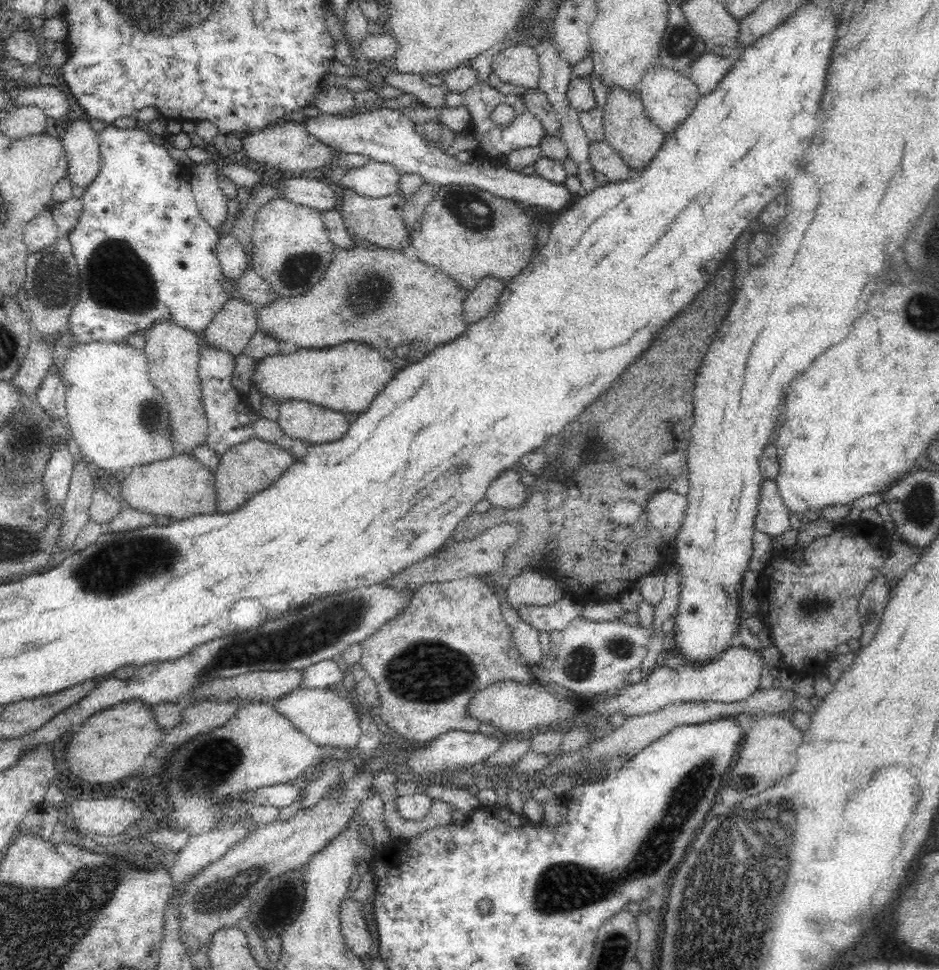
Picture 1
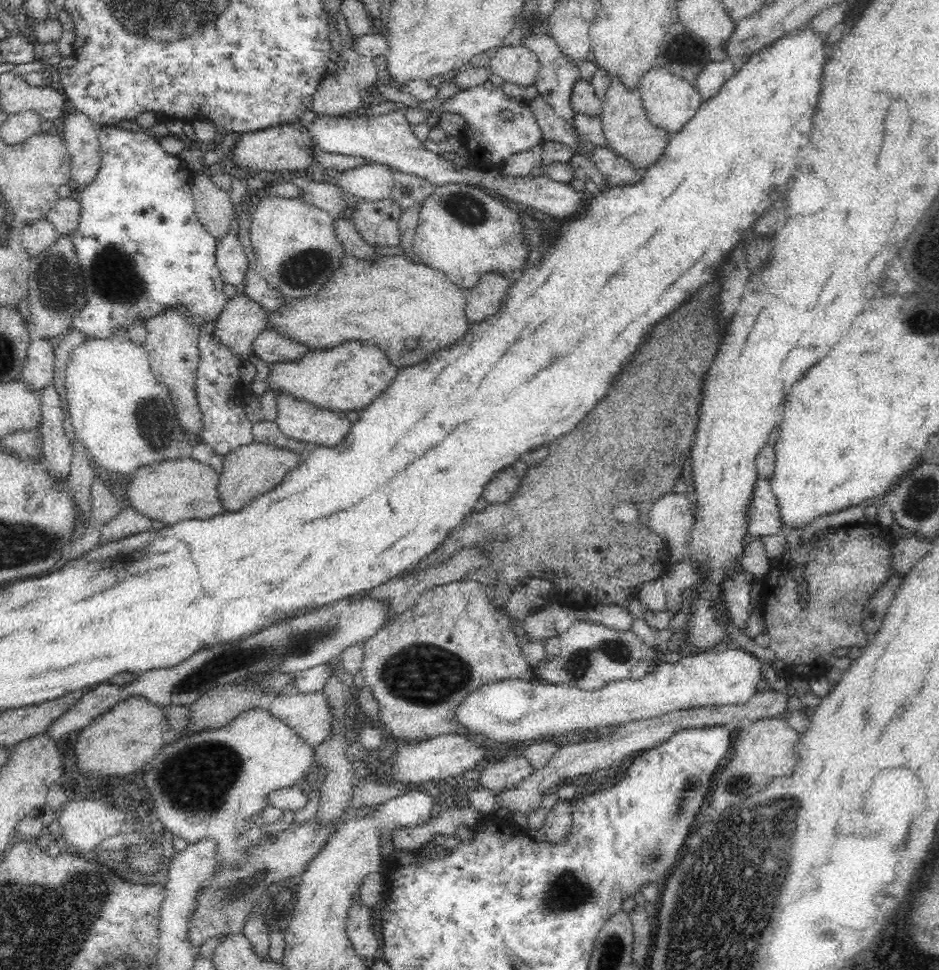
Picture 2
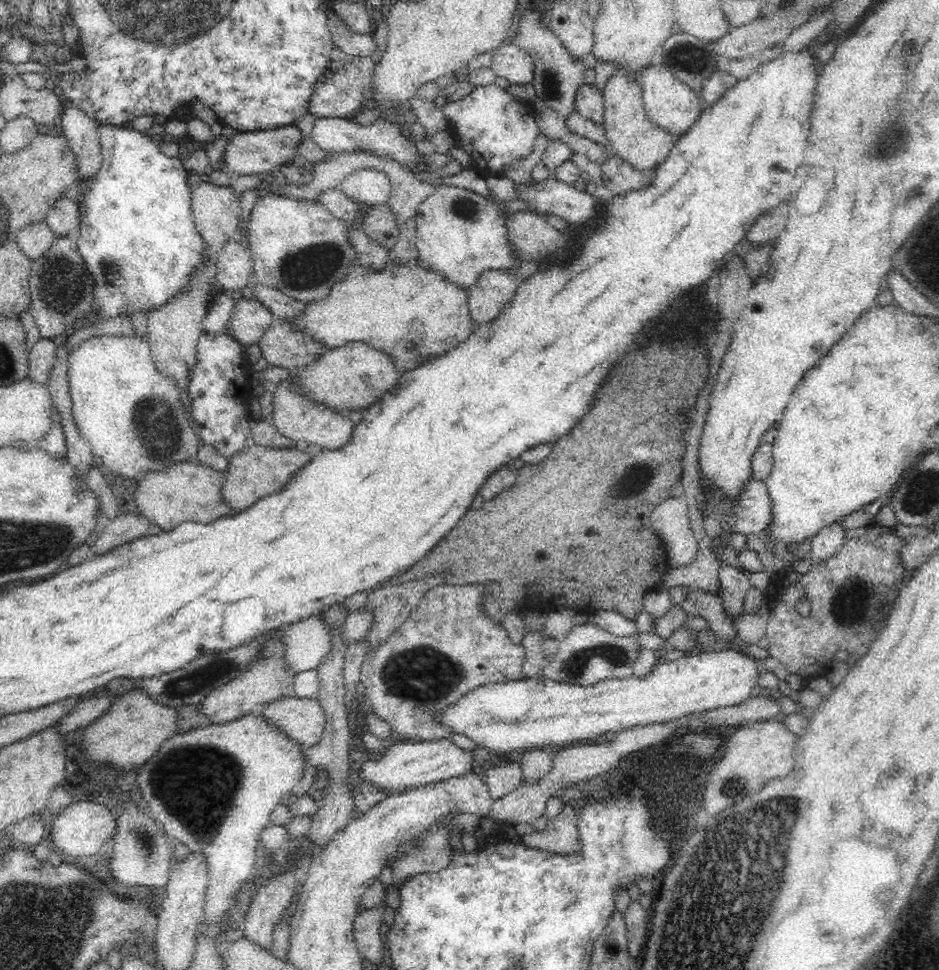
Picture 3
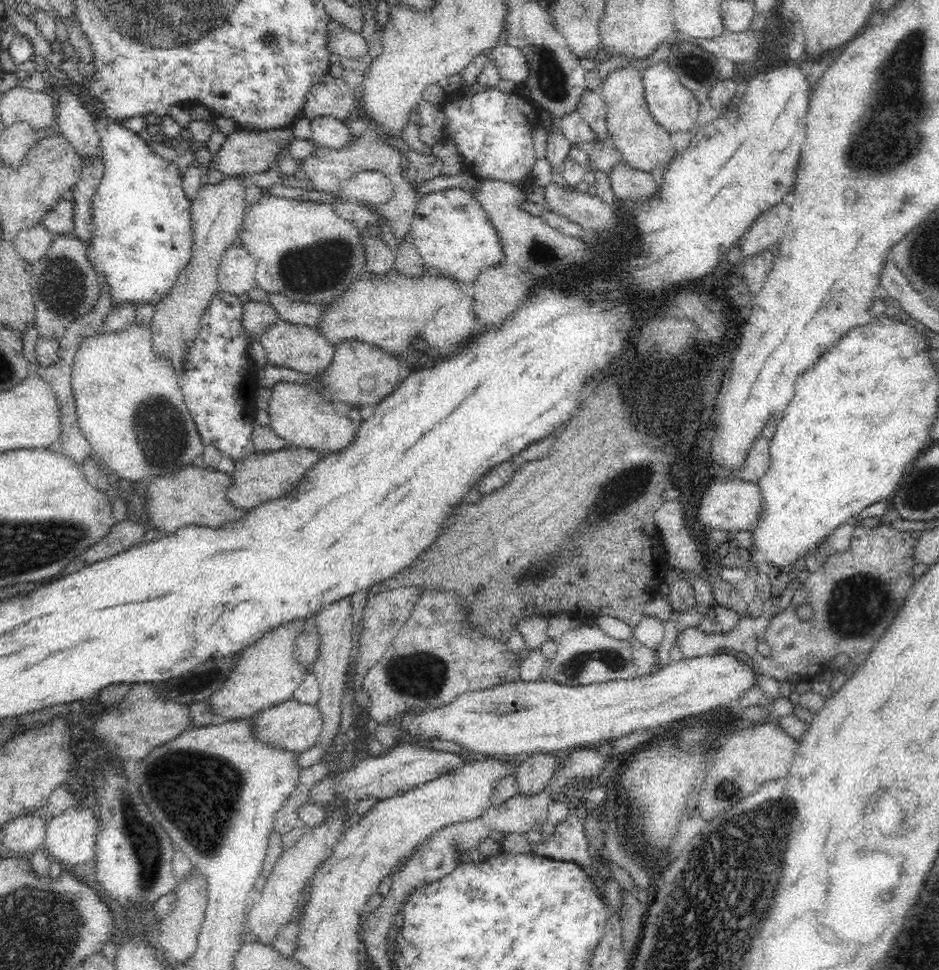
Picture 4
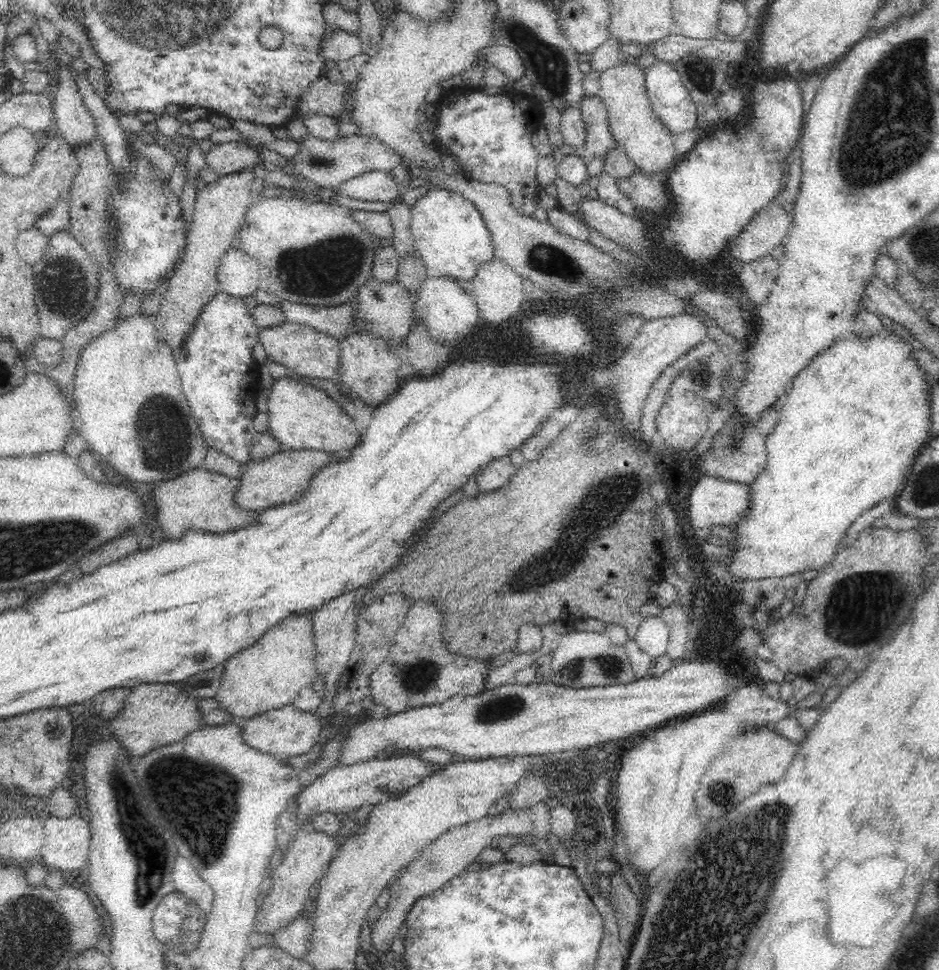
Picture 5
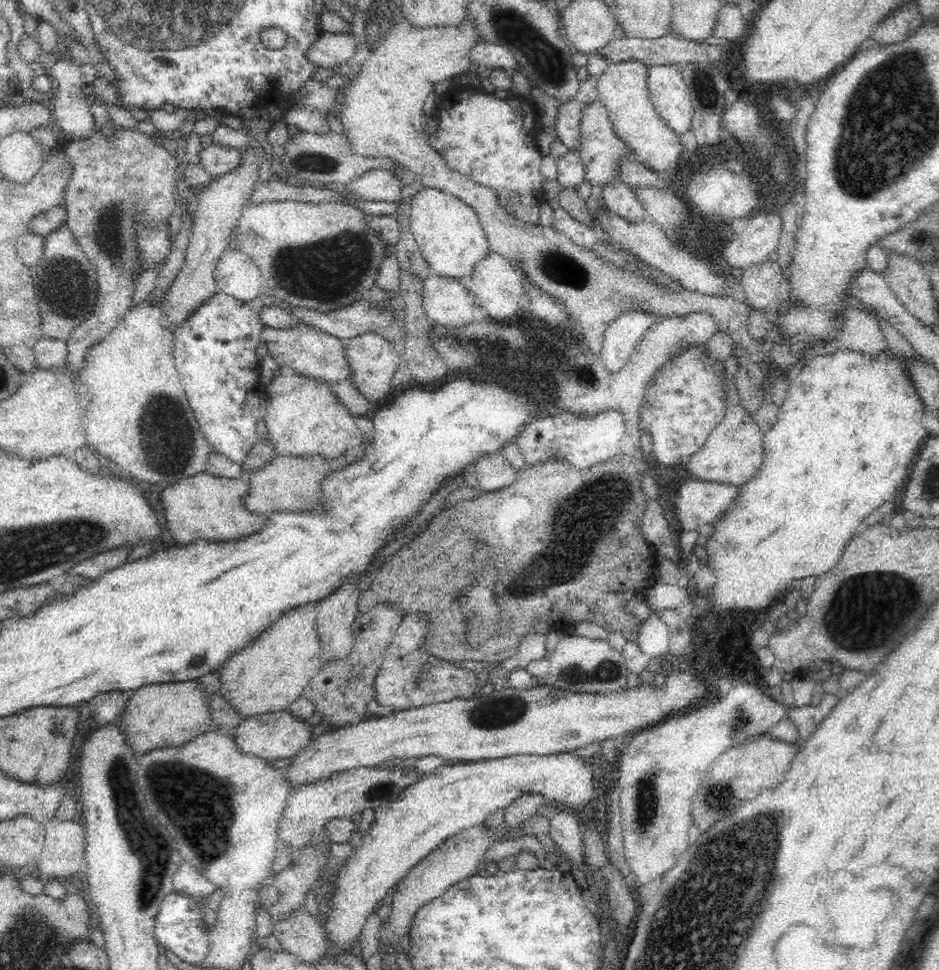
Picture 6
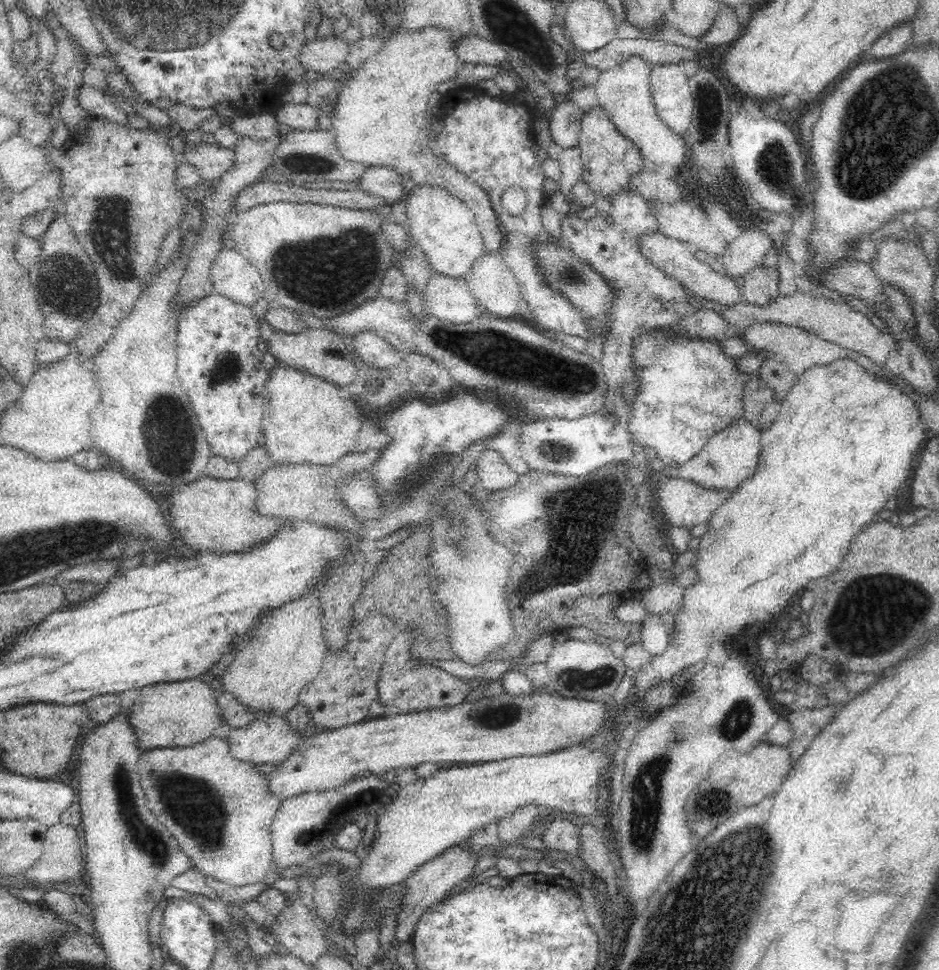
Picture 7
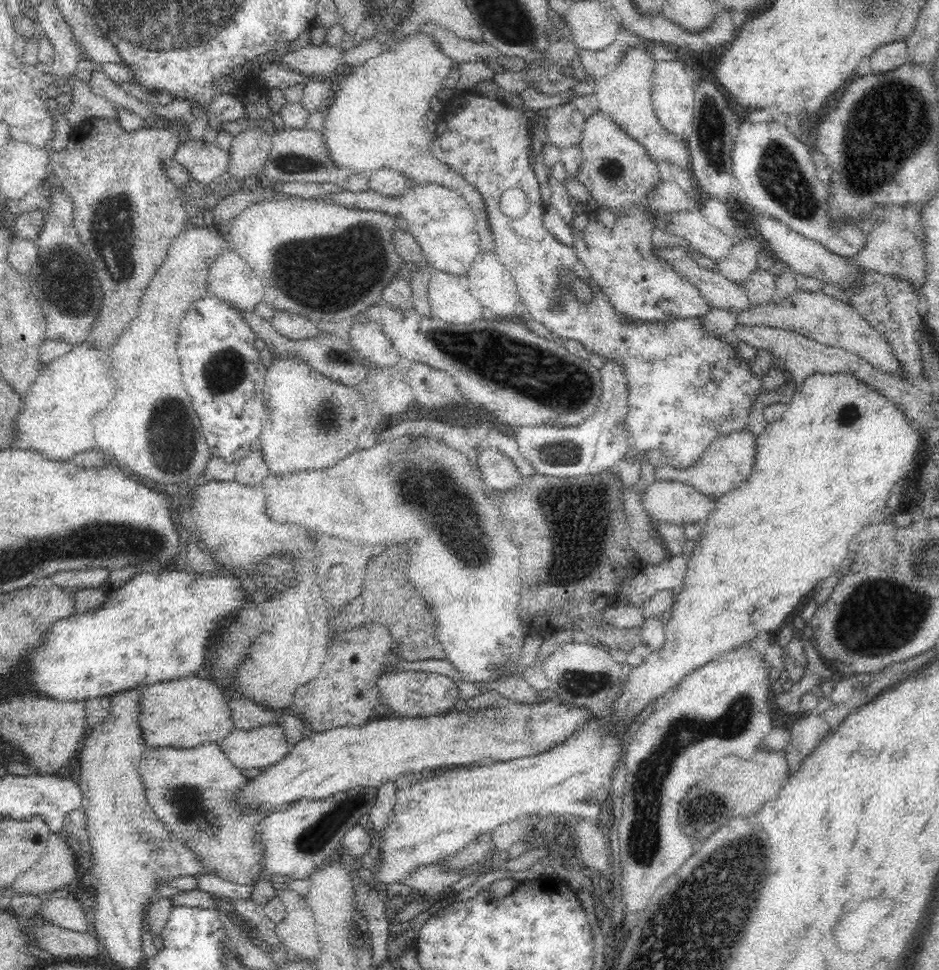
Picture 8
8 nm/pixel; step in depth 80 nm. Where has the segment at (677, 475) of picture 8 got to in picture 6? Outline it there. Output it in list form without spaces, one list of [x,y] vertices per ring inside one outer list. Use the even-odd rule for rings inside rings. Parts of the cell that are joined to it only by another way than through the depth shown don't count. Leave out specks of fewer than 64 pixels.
[[[730,358],[725,365],[725,388],[727,388],[725,417],[712,430],[704,446],[691,456],[685,465],[688,478],[702,480],[703,482],[716,482],[728,484],[738,488],[744,486],[748,480],[757,475],[763,462],[762,438],[763,433],[758,429],[754,419],[744,411],[740,404],[740,397],[735,387],[735,376],[739,368],[737,359]]]

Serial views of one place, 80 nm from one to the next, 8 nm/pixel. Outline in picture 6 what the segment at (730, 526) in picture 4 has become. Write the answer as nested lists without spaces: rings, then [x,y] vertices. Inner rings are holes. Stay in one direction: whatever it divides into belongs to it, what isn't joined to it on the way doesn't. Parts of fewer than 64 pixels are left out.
[[[687,478],[674,489],[668,501],[678,519],[677,529],[696,530],[718,521],[738,494],[739,488],[736,486]]]

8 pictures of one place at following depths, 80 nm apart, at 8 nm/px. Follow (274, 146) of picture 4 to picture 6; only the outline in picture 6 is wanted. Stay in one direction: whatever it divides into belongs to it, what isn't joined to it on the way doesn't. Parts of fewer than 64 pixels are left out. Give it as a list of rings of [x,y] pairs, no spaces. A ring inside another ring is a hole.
[[[218,143],[202,148],[198,154],[198,169],[200,172],[208,172],[212,180],[218,180],[238,164],[240,164],[240,150],[224,147]]]

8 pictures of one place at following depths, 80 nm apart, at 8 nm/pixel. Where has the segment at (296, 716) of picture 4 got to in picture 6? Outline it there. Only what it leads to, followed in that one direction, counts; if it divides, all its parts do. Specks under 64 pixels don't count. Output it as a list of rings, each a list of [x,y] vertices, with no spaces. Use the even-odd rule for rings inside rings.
[[[288,710],[245,717],[239,725],[233,728],[232,735],[234,735],[234,745],[240,753],[254,755],[265,761],[282,760],[282,758],[292,759],[312,740],[310,728],[304,721],[292,717]]]

